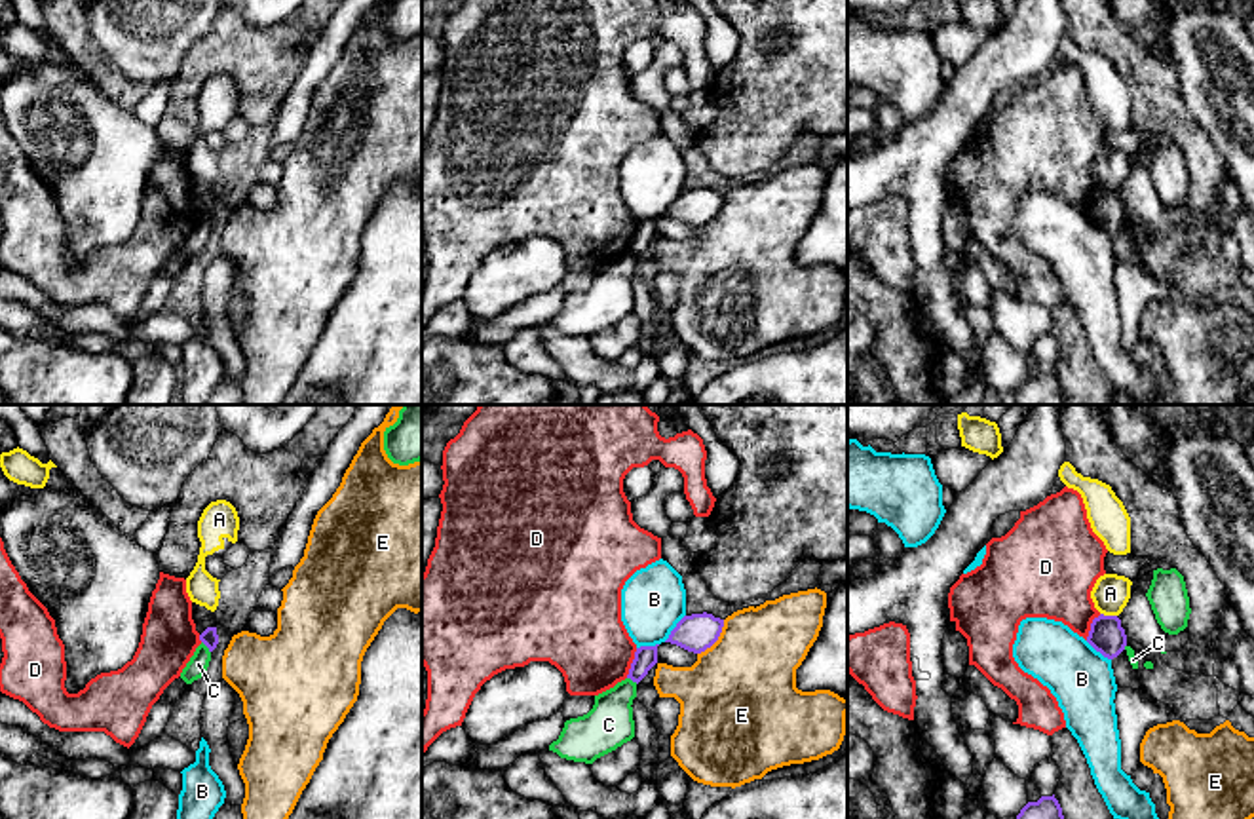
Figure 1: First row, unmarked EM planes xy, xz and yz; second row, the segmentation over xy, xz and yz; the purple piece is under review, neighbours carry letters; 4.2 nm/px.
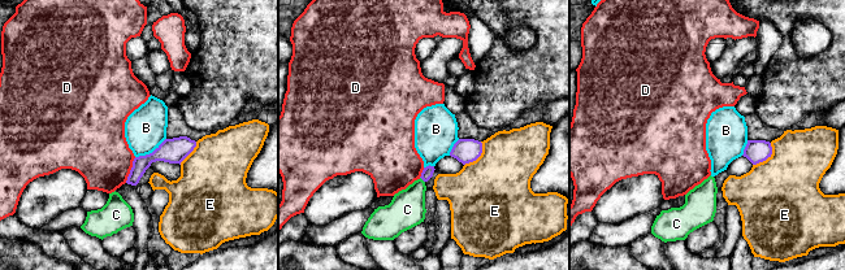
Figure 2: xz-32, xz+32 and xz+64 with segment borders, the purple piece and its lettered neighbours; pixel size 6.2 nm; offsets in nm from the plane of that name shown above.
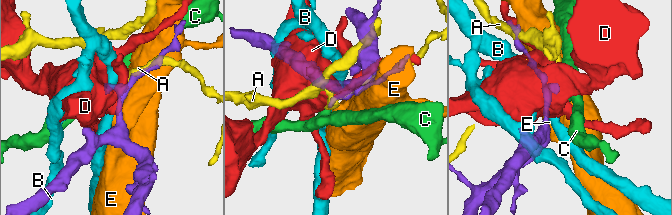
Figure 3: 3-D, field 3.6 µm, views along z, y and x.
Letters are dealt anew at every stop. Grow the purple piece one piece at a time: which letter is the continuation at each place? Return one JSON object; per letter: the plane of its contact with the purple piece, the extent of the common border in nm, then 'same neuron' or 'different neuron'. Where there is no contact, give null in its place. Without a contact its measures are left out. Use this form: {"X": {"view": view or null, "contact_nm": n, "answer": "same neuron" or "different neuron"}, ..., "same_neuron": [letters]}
{"A": {"view": "yz", "contact_nm": 70, "answer": "different neuron"}, "B": {"view": "xz", "contact_nm": 150, "answer": "different neuron"}, "C": {"view": "xy", "contact_nm": 70, "answer": "different neuron"}, "D": {"view": "xz", "contact_nm": 140, "answer": "different neuron"}, "E": {"view": "xz", "contact_nm": 190, "answer": "different neuron"}, "same_neuron": []}

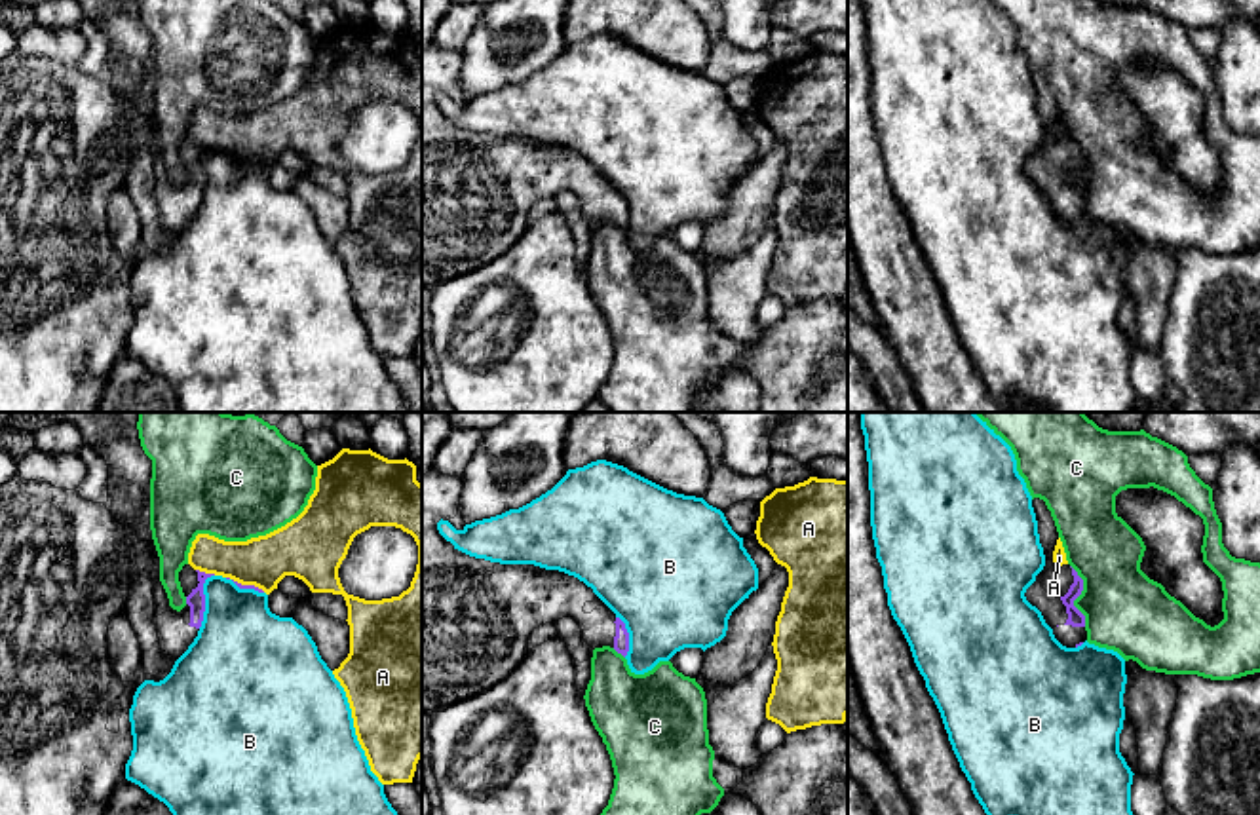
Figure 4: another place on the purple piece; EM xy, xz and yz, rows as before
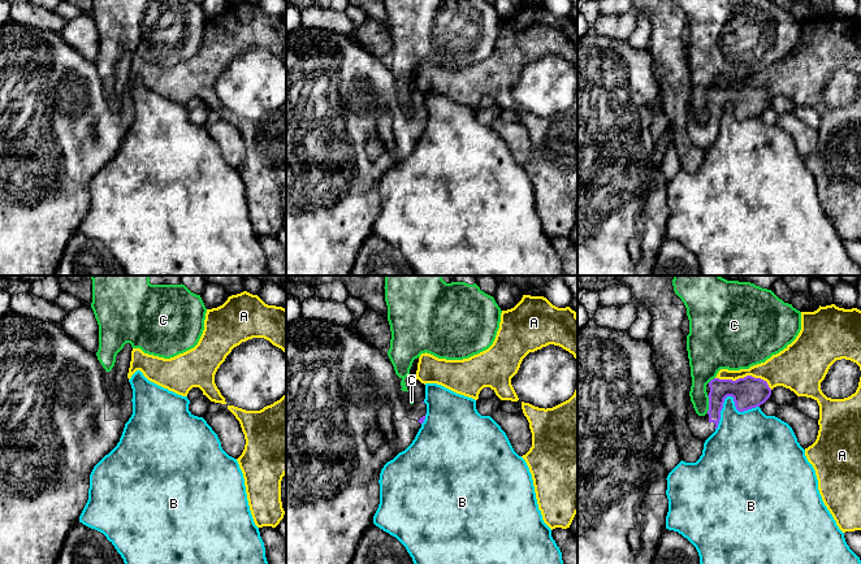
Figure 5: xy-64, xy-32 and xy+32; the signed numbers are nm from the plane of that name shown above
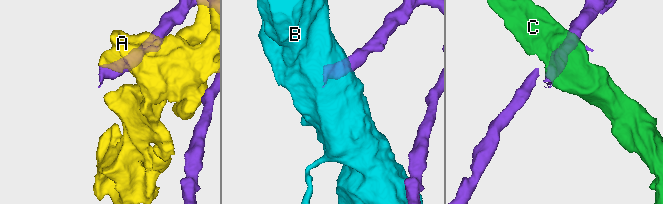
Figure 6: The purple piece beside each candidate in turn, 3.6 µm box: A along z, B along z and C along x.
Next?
{"A": {"view": "xy", "contact_nm": 90, "answer": "different neuron"}, "B": {"view": "xy", "contact_nm": 240, "answer": "different neuron"}, "C": {"view": "yz", "contact_nm": 280, "answer": "different neuron"}, "same_neuron": []}

